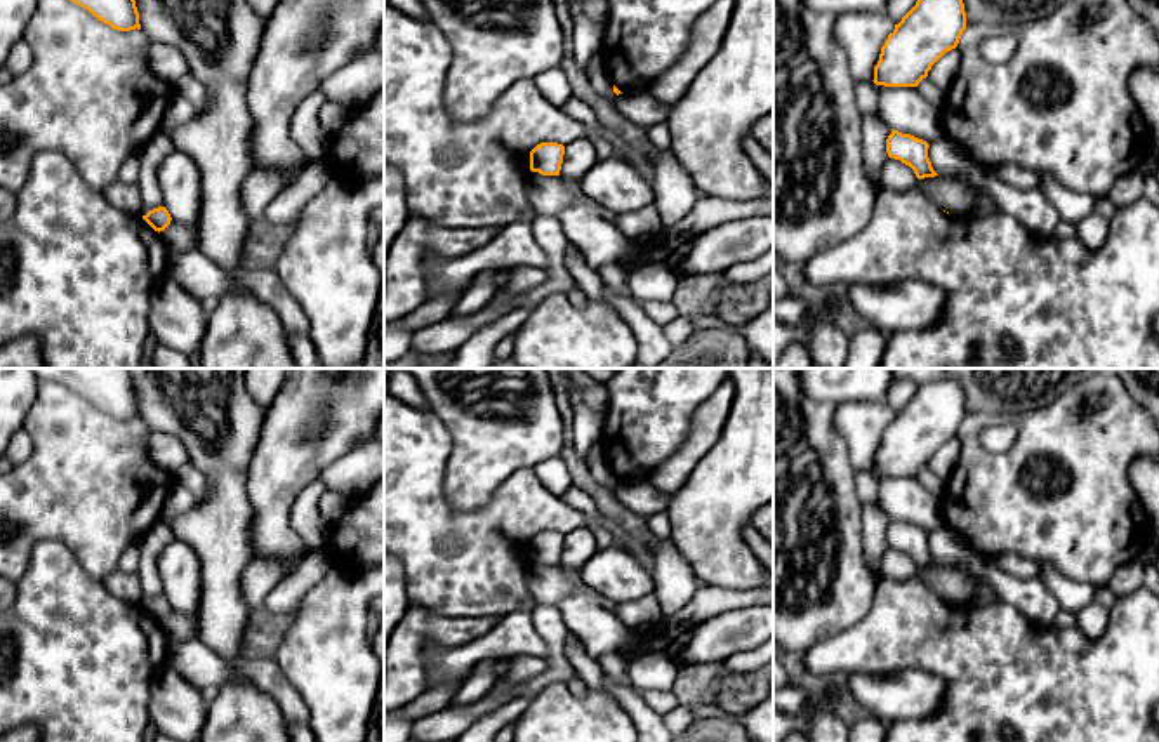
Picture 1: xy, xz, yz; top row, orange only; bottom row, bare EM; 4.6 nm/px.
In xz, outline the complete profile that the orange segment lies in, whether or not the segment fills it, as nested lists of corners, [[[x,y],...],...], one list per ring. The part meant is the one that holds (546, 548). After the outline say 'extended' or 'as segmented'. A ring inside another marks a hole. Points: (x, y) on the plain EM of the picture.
[[[540,532],[530,540],[530,560],[542,565],[560,565],[563,544],[563,533]]]; as segmented

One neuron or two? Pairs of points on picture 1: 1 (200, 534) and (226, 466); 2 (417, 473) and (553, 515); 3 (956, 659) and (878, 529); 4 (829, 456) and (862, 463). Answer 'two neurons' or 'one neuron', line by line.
1: one neuron
2: one neuron
3: two neurons
4: two neurons

